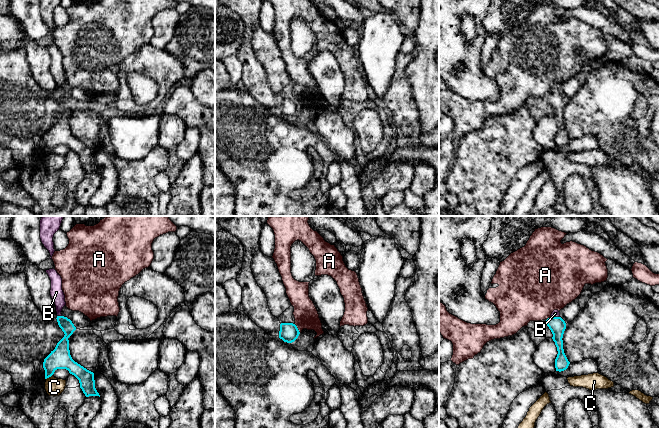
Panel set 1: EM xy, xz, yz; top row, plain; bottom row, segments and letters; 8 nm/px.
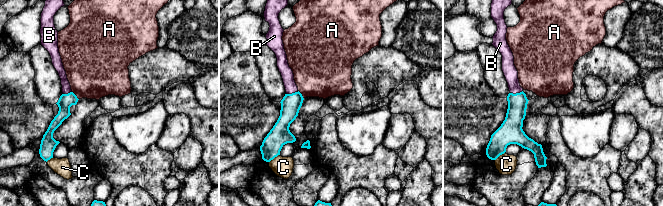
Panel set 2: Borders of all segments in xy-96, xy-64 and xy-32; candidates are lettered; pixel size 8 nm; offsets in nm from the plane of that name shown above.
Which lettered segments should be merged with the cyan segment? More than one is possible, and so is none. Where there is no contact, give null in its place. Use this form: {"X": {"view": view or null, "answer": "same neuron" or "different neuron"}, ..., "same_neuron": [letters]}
{"A": {"view": "xz", "answer": "different neuron"}, "B": {"view": "xy", "answer": "same neuron"}, "C": {"view": "xy", "answer": "different neuron"}, "same_neuron": ["B"]}

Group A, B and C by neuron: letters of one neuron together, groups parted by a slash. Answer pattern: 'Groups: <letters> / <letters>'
Groups: A / B / C

